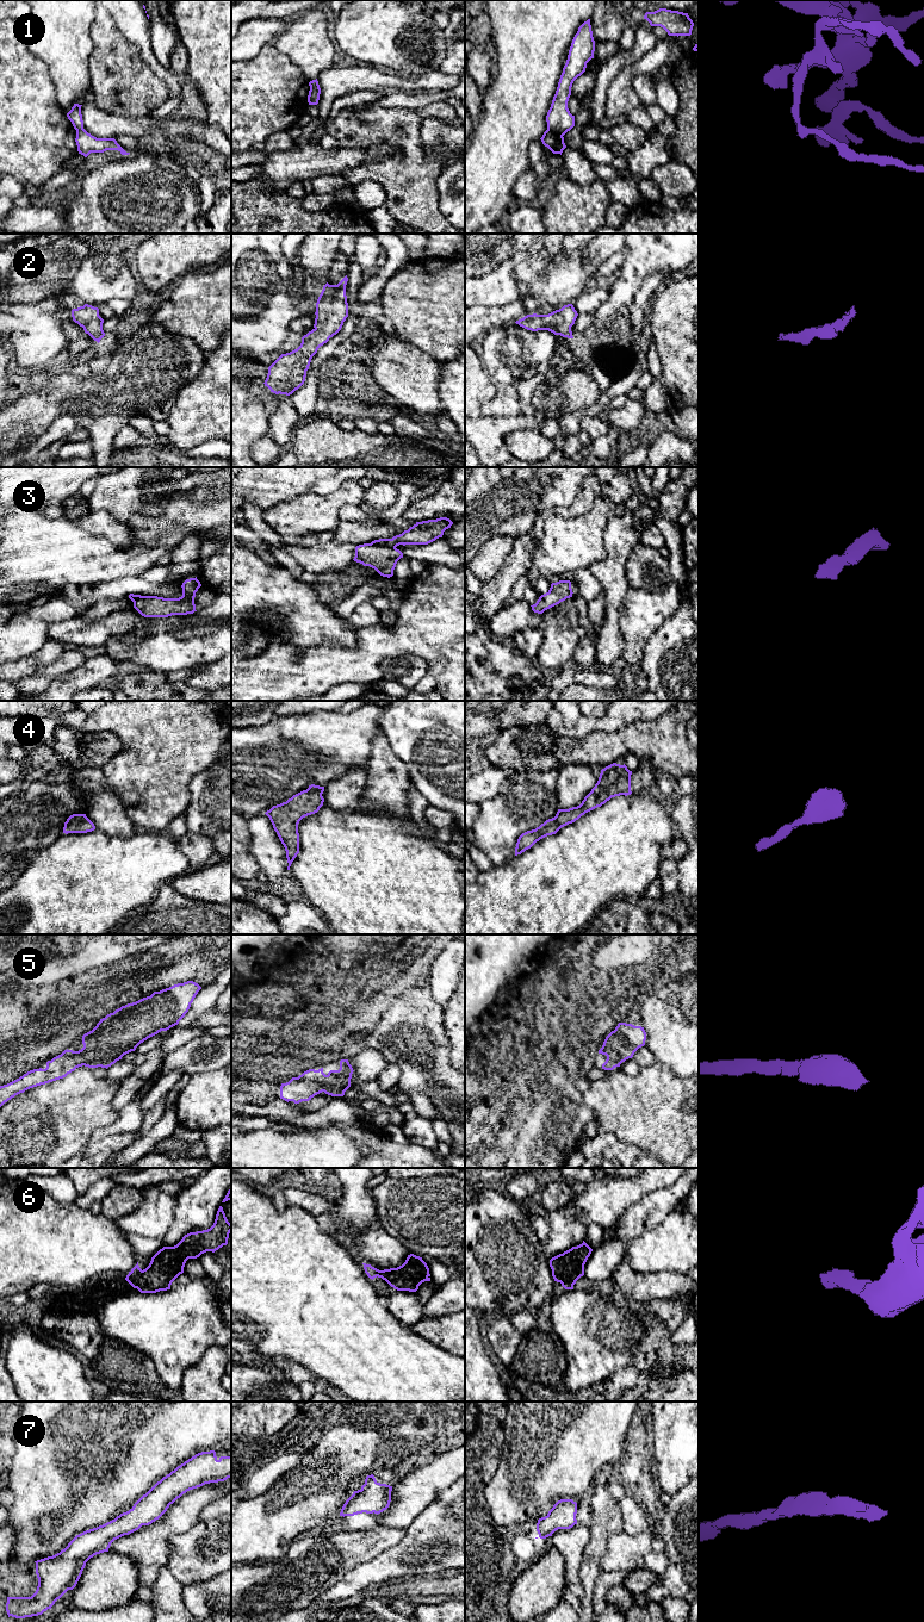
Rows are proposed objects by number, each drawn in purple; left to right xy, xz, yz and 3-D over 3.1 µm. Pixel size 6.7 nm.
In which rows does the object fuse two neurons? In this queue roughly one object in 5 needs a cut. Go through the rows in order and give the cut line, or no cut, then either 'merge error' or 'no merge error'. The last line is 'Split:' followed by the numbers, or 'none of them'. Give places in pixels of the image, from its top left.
1: cut in yz along (547, 128), (562, 136); merge error
2: no cut; no merge error
3: no cut; no merge error
4: no cut; no merge error
5: no cut; no merge error
6: no cut; no merge error
7: no cut; no merge error
Split: 1

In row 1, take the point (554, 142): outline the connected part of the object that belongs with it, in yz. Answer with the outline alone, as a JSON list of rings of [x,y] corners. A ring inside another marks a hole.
[[[547,129],[540,138],[542,144],[547,147],[553,154],[560,154],[566,148],[564,137]]]

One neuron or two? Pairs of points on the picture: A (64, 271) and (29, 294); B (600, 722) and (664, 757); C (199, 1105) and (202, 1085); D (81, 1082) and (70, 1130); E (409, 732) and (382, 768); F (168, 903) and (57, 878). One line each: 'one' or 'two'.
A: one
B: two
C: one
D: one
E: two
F: two

